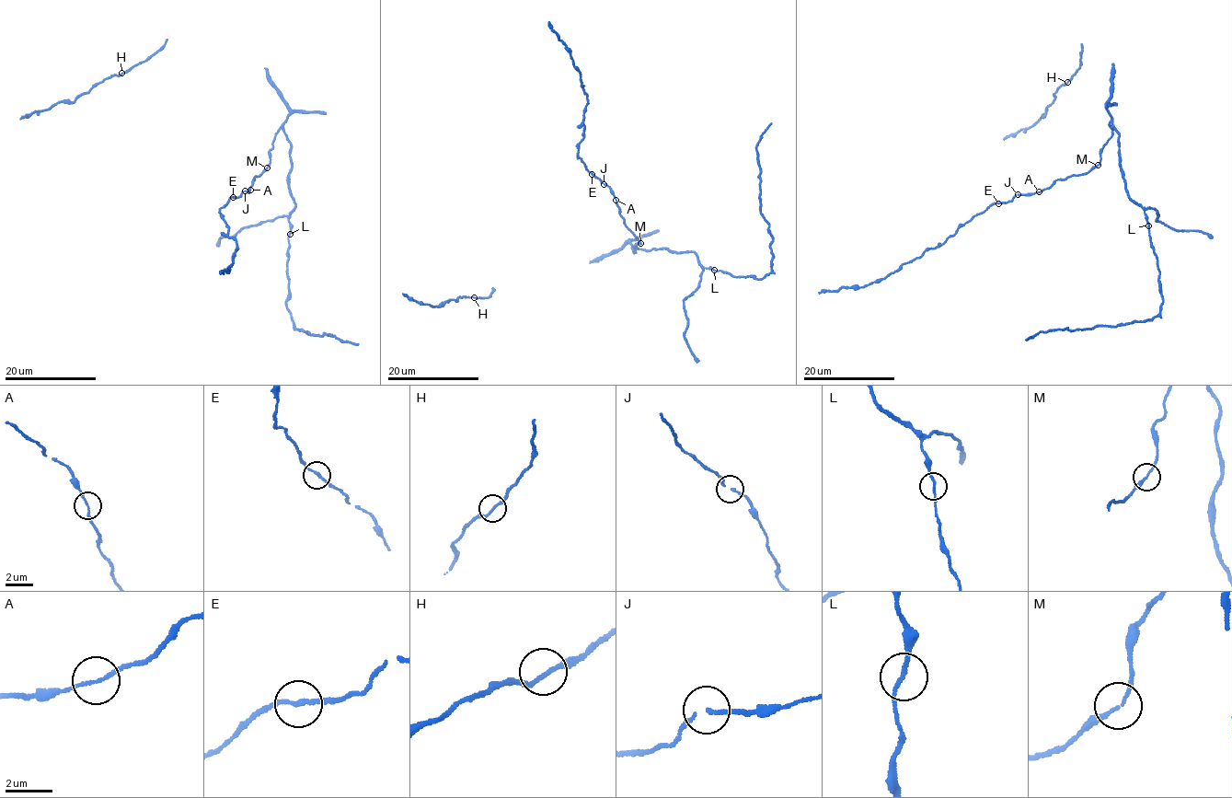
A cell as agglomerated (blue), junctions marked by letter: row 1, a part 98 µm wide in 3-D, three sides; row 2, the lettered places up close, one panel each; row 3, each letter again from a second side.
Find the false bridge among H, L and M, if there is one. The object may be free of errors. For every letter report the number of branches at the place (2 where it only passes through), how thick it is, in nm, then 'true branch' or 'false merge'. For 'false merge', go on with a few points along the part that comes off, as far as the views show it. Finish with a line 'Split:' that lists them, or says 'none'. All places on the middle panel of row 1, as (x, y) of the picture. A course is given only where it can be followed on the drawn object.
H: branches 2; calibre 150 nm; true branch
L: branches 2; calibre 150 nm; true branch
M: branches 2; calibre 130 nm; true branch
Split: none

